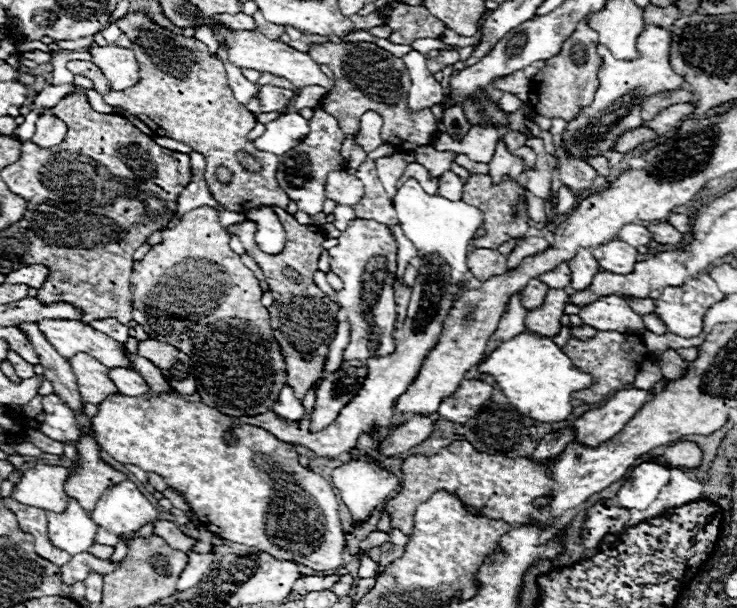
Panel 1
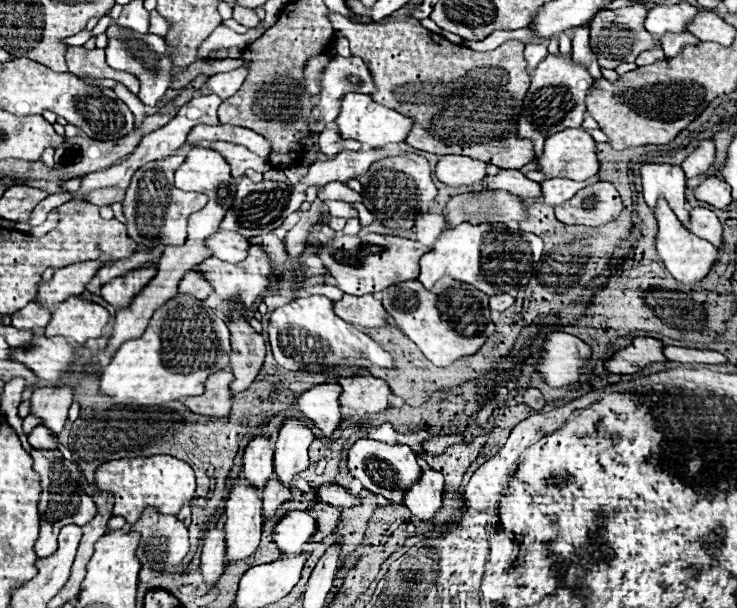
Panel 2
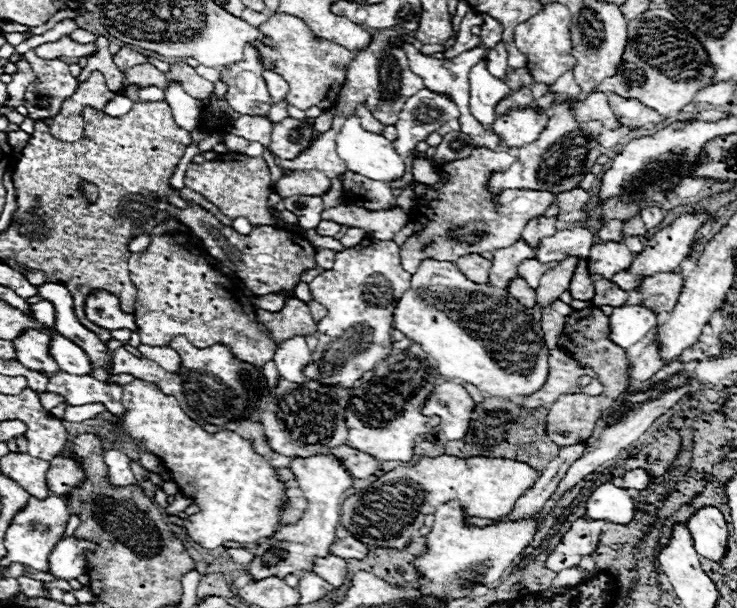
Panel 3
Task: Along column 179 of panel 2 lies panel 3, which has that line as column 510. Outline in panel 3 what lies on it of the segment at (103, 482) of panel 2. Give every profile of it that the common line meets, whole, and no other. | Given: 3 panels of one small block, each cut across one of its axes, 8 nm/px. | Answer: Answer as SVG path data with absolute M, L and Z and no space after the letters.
M424 456L416 466L394 468L380 476L366 490L346 498L340 508L340 522L348 532L374 548L404 548L414 532L424 524L424 516L434 514L440 500L460 498L470 516L502 518L514 510L520 496L538 480L538 472L526 462L486 456Z

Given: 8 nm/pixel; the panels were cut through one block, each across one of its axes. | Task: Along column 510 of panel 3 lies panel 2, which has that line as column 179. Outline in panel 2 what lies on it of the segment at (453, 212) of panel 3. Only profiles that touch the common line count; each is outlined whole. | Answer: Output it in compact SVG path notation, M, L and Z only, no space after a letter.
M168 156L164 160L156 160L156 162L142 166L134 174L126 190L126 198L122 204L124 204L124 216L128 220L126 224L128 236L140 246L154 248L158 244L172 244L172 246L184 244L188 216L198 212L208 202L205 194L182 192L174 186L174 170L178 168L178 164L182 164L182 160L184 156Z

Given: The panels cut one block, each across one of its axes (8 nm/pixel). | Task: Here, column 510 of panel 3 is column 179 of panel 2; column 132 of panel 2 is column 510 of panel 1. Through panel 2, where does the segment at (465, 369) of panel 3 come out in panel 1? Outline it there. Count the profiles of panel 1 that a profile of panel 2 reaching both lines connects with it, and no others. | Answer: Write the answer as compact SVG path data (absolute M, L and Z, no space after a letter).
M524 332L508 342L502 342L494 352L478 362L478 370L494 378L496 388L502 390L518 412L548 424L566 420L572 412L570 394L592 384L592 378L574 368L570 358L552 342L552 338L534 336L534 332Z

